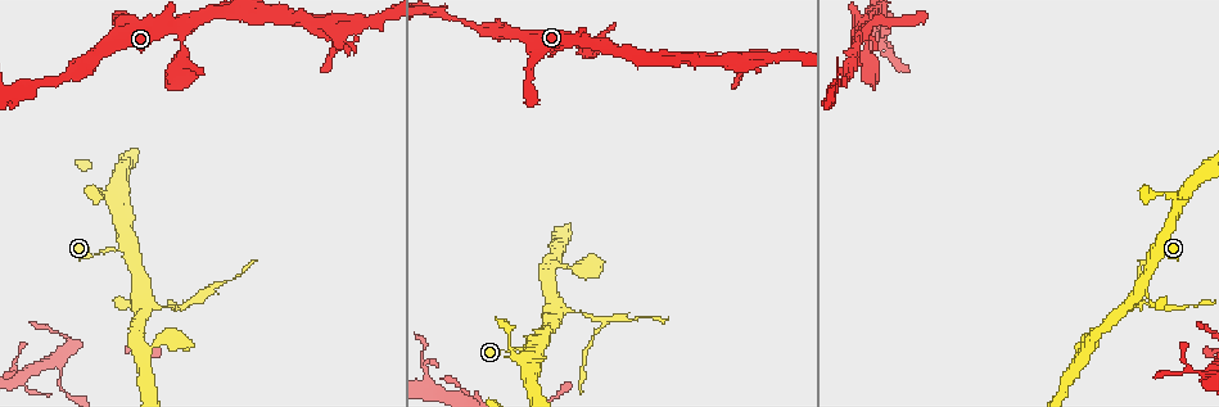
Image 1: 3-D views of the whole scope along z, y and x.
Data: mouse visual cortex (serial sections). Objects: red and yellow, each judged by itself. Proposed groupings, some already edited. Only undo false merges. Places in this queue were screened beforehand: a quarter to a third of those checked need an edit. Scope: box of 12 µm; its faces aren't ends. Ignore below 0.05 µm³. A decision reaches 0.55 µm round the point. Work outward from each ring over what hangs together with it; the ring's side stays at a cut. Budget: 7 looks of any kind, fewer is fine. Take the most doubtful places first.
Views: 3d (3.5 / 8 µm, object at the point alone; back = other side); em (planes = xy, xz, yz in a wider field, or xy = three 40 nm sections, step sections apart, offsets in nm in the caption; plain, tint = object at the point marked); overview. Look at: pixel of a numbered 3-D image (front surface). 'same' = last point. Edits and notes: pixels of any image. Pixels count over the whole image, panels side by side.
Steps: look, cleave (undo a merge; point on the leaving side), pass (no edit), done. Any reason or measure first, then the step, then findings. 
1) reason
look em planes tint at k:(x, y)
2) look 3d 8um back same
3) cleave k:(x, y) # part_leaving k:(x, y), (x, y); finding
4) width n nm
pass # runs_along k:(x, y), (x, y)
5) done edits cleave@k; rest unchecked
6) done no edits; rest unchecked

two arms in line, one across
look 3d 3.5um at 1:(537, 336)

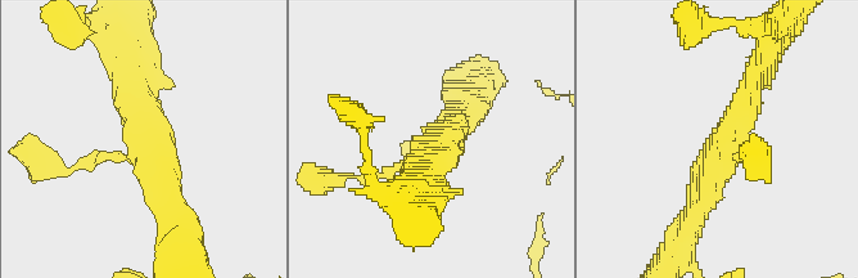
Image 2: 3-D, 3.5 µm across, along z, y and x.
arms 3; arm_widths 100, 350, 350 nm; shape alone is not enough
look em xy step 2 tint at 2:(138, 154)

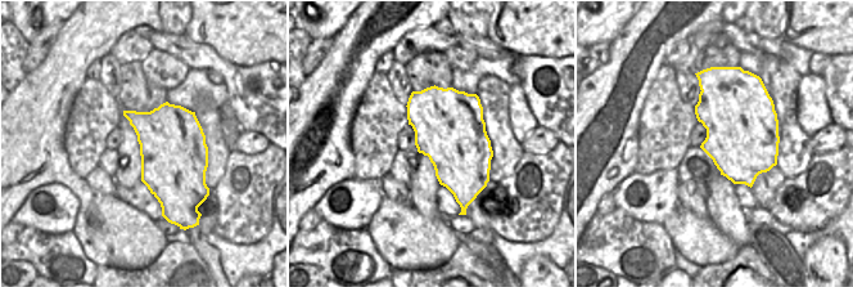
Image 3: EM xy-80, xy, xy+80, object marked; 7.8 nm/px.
look em xy step 1 tint same

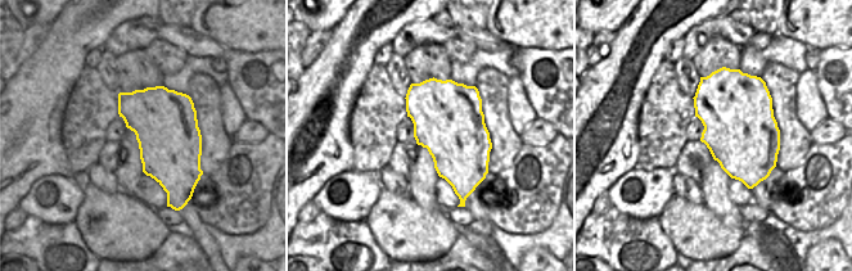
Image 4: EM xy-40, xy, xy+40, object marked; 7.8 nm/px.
pass # one cell here

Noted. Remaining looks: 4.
a narrow waist
look 3d 3.5um at 1:(179, 306)

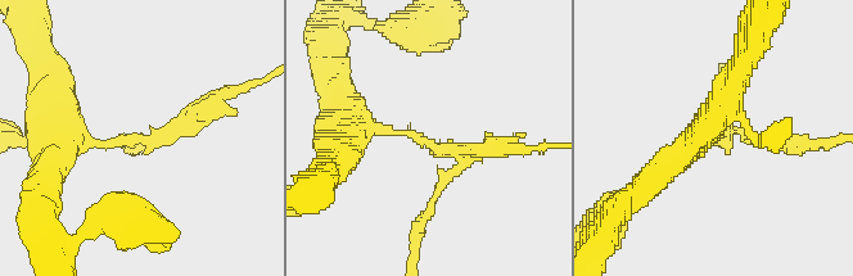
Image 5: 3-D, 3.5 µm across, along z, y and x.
look em xy step 2 tint at 5:(146, 137)

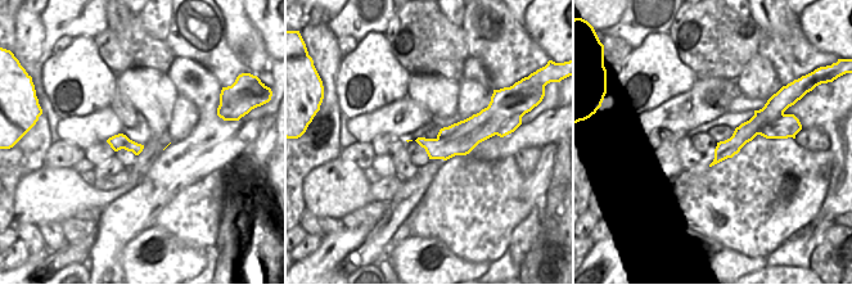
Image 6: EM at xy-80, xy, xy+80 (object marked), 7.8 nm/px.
cleave 5:(158, 139) # part_leaving 5:(114, 143), (193, 127), (220, 96); two cells meet here

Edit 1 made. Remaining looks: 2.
done edits cleave@5; rest unchecked

